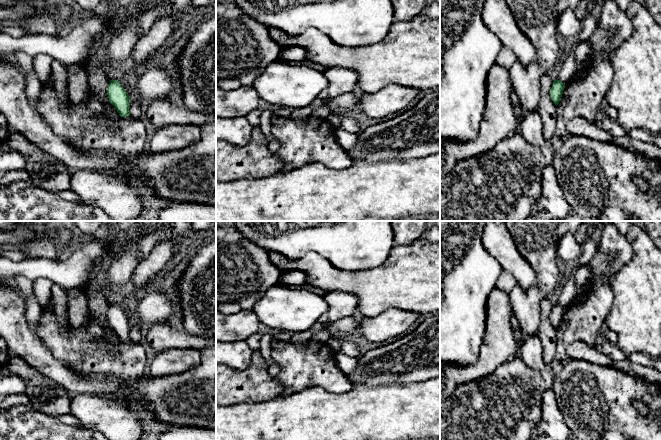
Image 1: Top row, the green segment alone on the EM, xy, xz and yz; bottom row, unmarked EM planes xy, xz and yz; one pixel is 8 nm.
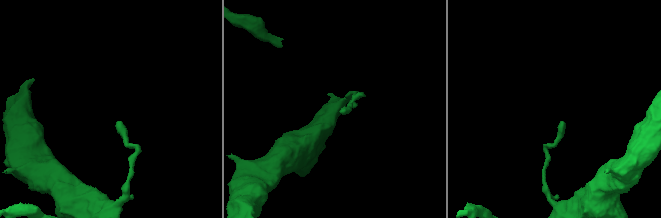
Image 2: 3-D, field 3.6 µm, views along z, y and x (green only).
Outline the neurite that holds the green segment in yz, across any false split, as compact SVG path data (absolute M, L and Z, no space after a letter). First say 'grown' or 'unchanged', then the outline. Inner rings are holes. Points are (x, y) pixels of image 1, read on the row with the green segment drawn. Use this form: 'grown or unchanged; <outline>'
unchanged; M554 80L552 88L550 90L550 97L553 103L557 106L561 100L563 91L564 91L564 83L557 80Z

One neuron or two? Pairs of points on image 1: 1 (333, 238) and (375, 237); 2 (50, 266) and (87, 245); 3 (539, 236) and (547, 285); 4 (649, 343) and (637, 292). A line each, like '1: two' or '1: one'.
1: one
2: one
3: one
4: one

